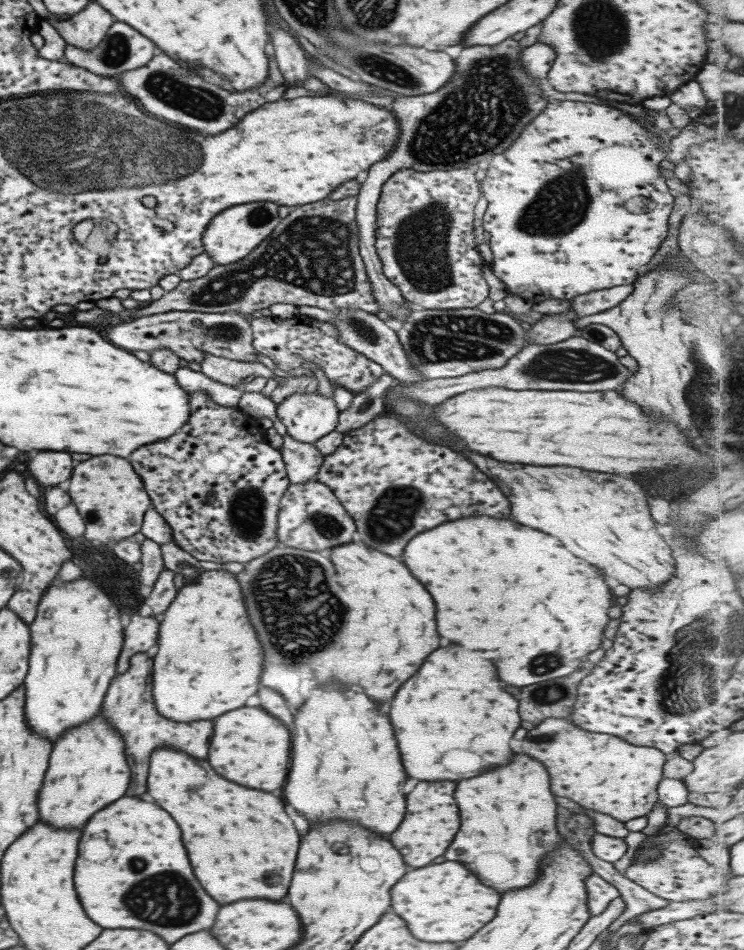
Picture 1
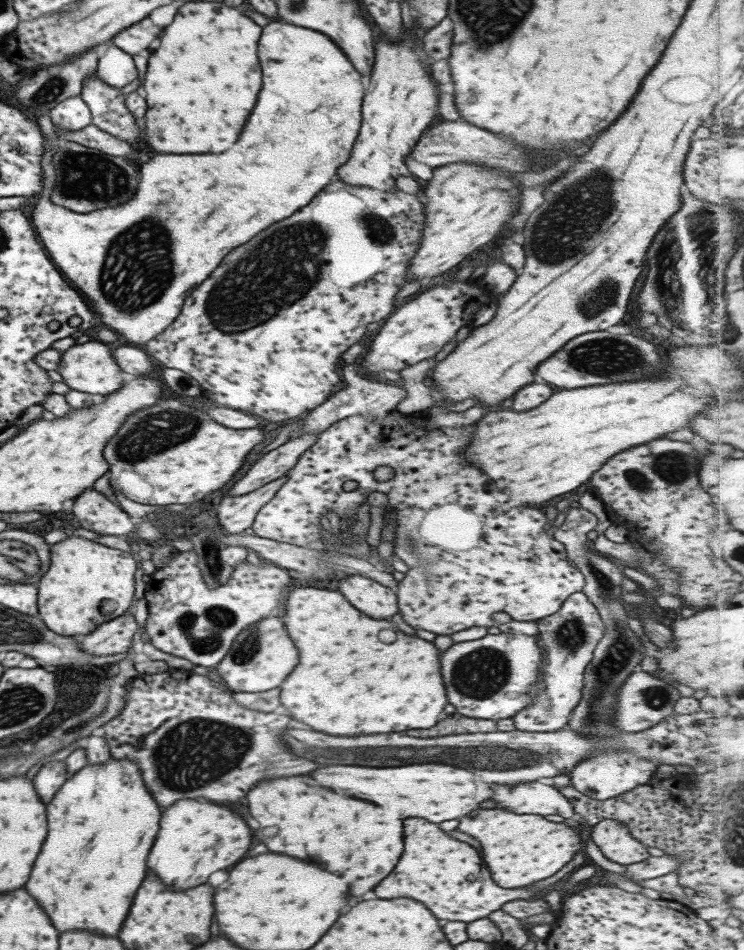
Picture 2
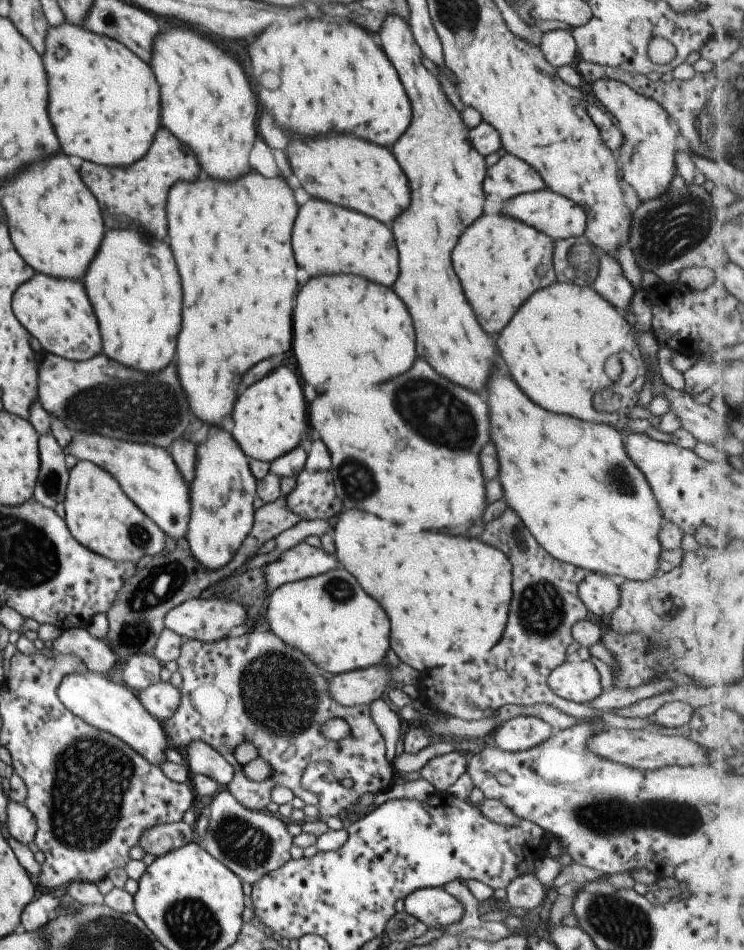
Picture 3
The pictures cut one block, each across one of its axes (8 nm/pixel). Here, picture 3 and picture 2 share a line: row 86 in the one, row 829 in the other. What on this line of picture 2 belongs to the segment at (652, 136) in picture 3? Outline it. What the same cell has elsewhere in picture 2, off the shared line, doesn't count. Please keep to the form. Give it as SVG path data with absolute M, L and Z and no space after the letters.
M603 819L594 824L589 834L591 842L611 862L627 867L646 860L646 846L629 832L628 826L615 819Z

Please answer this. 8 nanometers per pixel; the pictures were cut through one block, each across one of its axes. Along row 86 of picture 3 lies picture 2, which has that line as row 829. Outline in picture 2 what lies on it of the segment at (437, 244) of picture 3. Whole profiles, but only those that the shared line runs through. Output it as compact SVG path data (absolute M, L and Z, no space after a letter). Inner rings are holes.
M419 818L403 820L403 854L383 882L373 888L379 898L413 898L423 902L437 920L473 922L511 900L535 896L529 887L503 889L495 886L475 848L443 834L435 824ZM455 914L455 916L451 916Z

